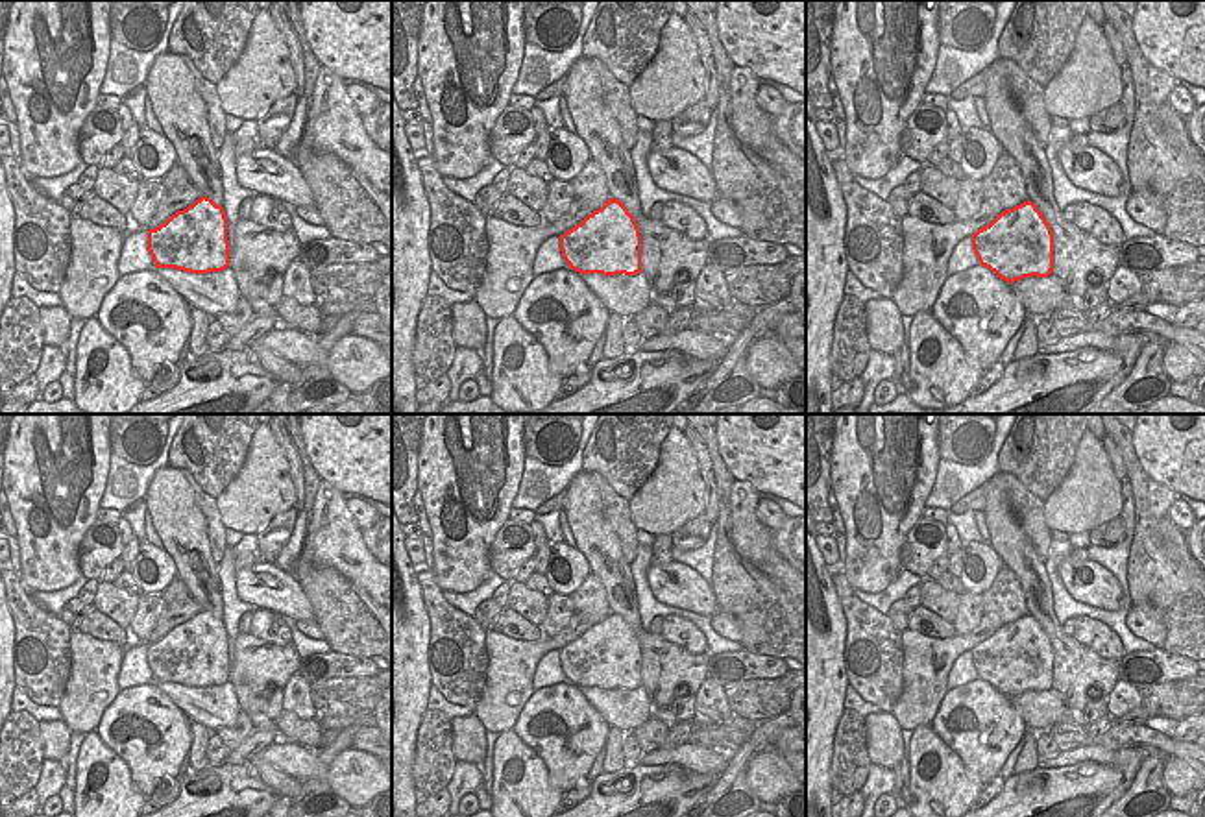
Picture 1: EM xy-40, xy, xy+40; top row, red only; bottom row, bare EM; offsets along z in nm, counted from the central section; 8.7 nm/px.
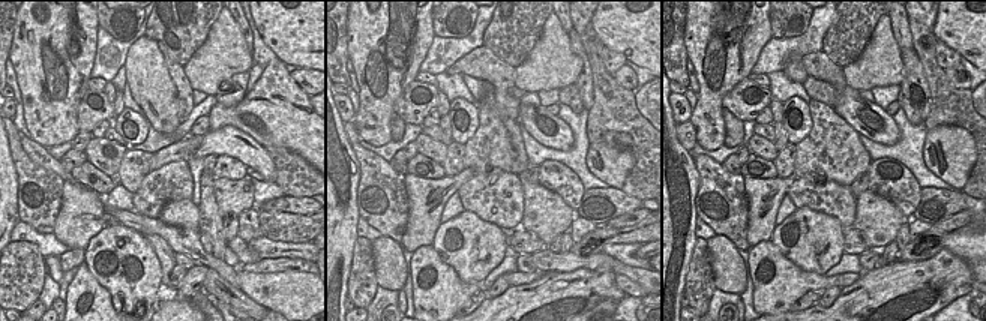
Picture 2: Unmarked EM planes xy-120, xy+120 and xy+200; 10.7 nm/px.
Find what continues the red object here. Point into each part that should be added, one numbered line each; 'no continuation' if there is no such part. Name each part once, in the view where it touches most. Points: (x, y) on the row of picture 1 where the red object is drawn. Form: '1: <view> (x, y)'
no continuation

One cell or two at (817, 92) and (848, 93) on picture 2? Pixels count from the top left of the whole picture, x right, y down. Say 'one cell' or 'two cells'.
two cells

